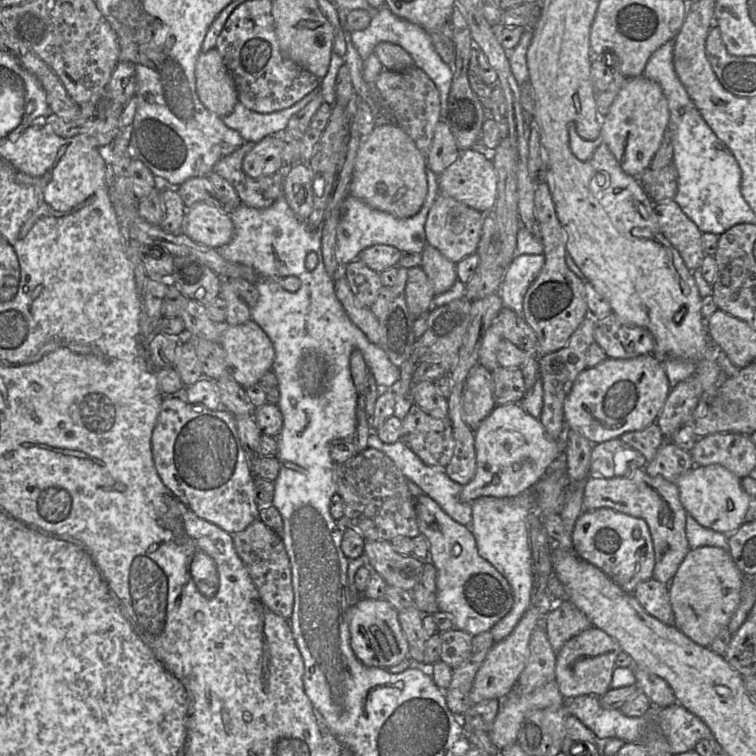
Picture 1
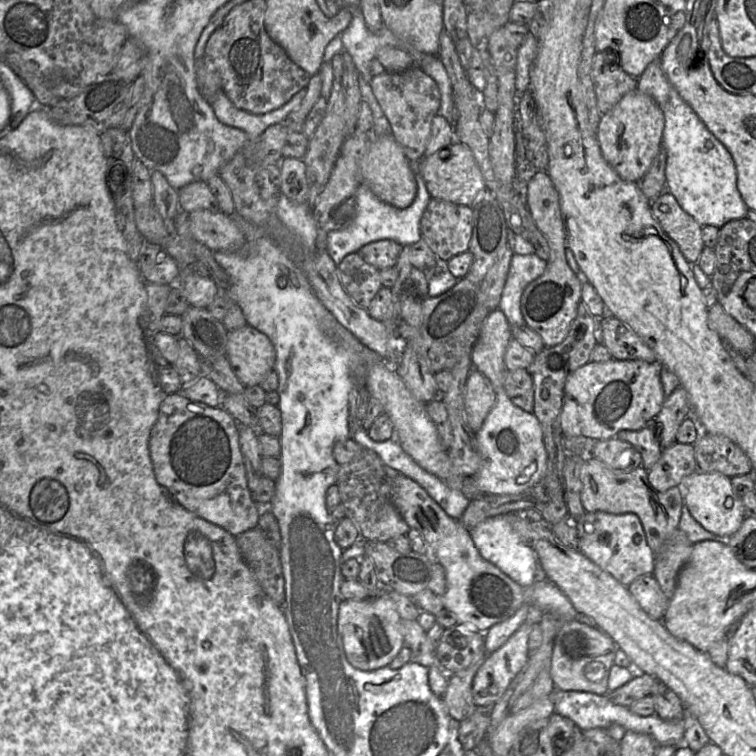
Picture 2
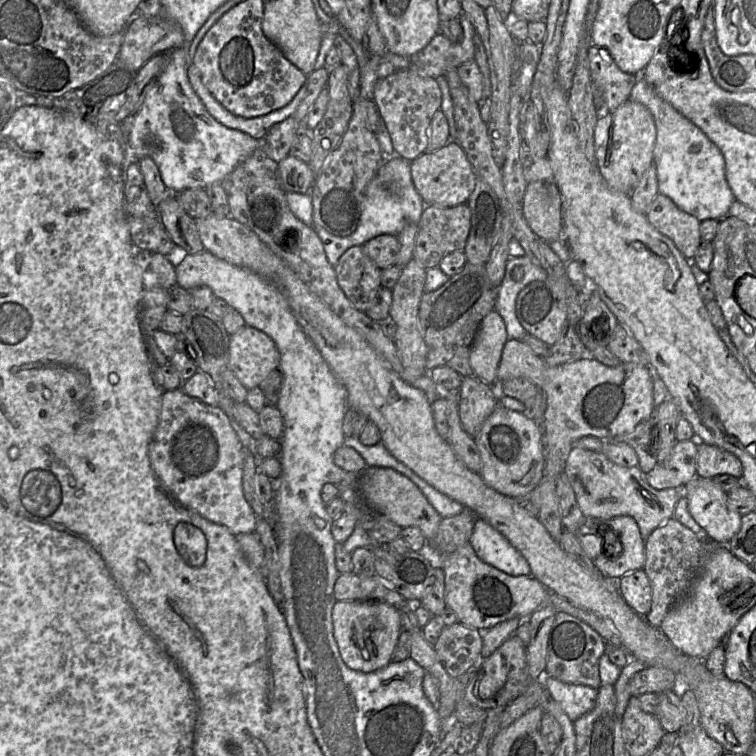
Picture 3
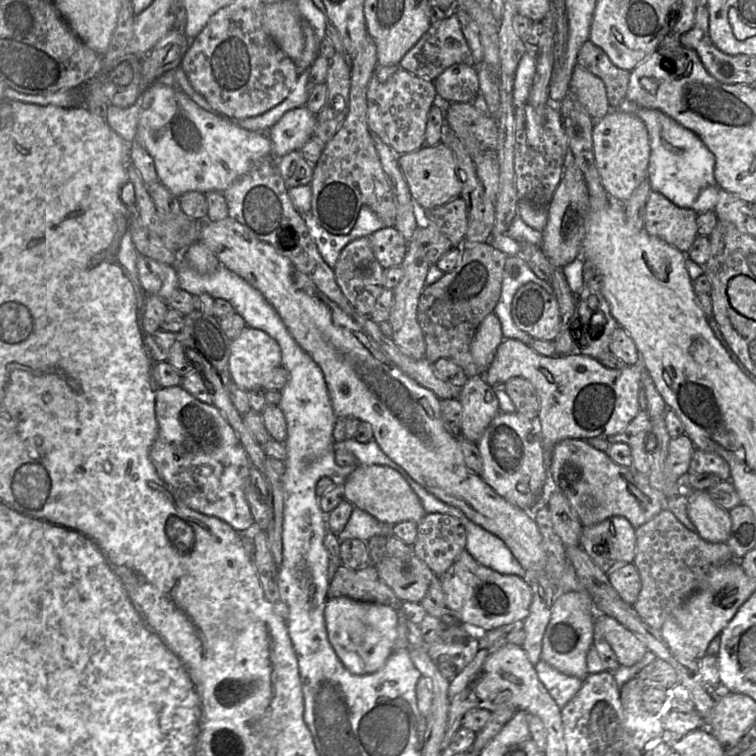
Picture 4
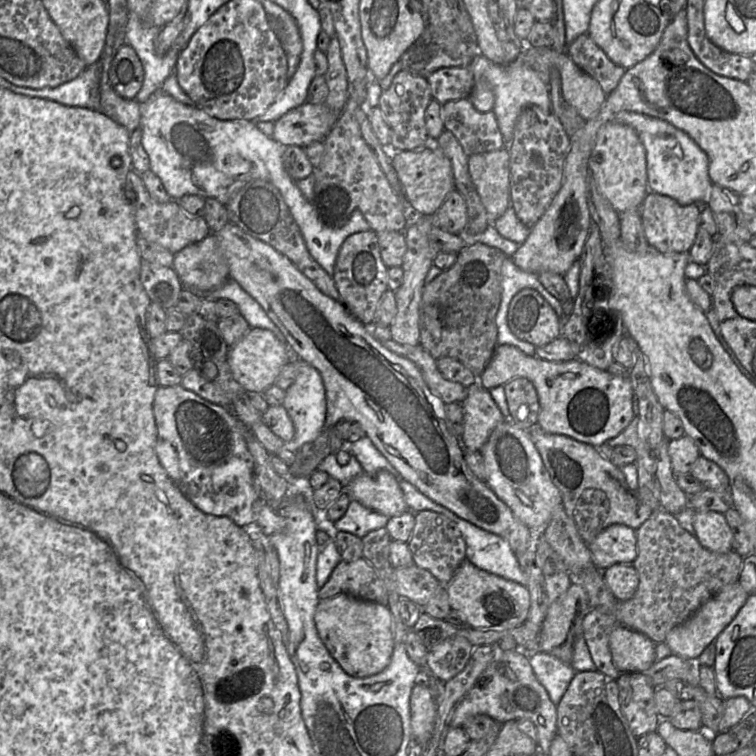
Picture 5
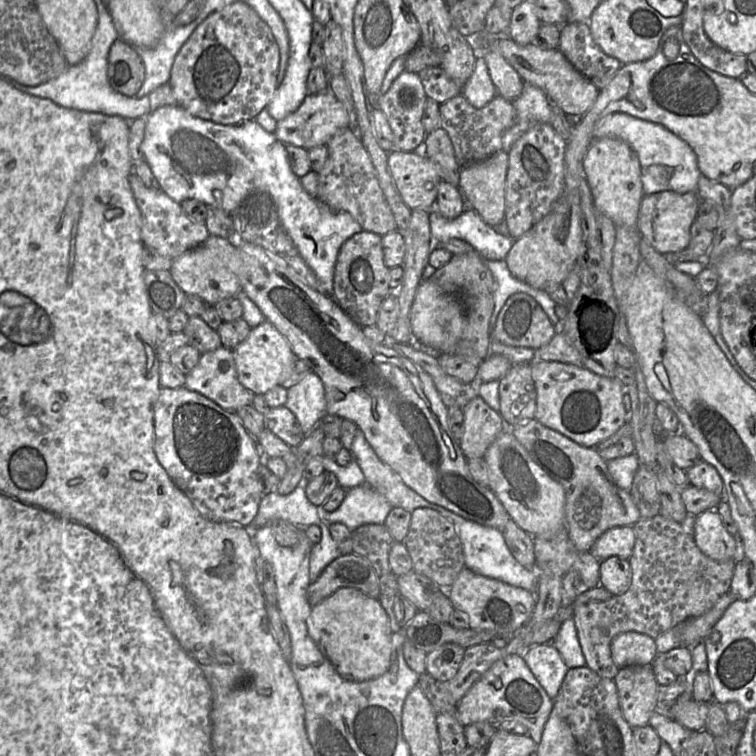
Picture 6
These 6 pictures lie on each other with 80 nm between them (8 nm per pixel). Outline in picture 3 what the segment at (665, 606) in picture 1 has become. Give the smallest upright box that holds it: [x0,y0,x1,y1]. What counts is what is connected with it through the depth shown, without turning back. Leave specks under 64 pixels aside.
[617,569,652,617]

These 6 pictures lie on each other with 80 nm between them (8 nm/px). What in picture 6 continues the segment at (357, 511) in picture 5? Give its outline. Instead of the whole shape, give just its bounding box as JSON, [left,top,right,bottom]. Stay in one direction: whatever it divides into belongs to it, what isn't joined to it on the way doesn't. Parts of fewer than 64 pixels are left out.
[319,484,393,531]

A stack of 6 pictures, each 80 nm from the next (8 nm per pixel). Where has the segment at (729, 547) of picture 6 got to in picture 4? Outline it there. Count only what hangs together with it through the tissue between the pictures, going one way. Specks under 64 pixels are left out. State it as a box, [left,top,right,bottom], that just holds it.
[688,491,732,543]

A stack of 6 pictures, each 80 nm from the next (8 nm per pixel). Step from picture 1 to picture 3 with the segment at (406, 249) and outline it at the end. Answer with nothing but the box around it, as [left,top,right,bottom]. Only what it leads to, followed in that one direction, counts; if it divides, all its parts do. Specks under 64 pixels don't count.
[313,155,426,267]

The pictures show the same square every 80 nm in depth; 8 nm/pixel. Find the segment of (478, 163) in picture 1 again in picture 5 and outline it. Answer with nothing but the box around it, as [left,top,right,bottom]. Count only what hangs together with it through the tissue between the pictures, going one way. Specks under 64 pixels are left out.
[392,142,455,216]

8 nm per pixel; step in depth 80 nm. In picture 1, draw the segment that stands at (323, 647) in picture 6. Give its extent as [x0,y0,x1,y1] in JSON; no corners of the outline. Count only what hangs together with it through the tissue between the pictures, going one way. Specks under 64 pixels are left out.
[350,598,409,668]

